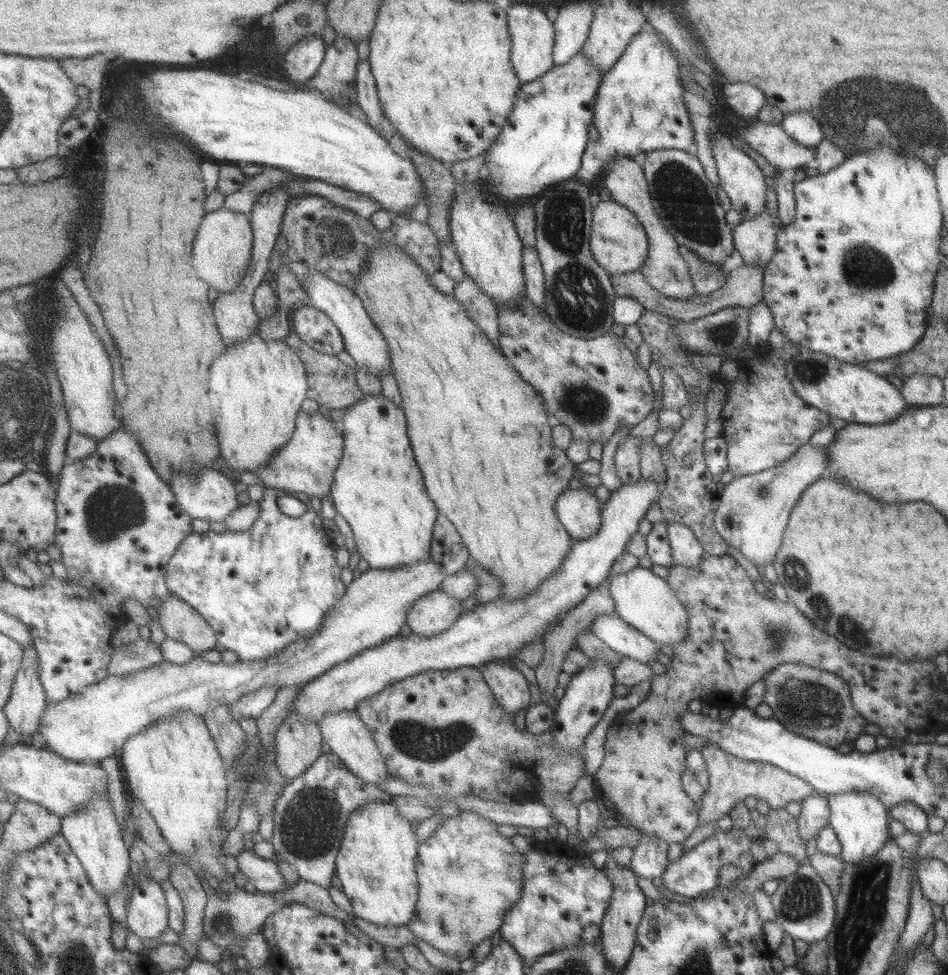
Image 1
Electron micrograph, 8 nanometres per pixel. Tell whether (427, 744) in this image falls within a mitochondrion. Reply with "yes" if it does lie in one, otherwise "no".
yes

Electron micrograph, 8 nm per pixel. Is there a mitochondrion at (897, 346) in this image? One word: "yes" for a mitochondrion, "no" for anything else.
no

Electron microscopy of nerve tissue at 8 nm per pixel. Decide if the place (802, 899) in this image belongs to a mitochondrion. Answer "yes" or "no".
yes

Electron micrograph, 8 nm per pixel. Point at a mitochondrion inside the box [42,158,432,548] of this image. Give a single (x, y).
(121, 508)

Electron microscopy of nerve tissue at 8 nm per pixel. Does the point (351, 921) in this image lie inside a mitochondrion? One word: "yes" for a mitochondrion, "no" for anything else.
no

